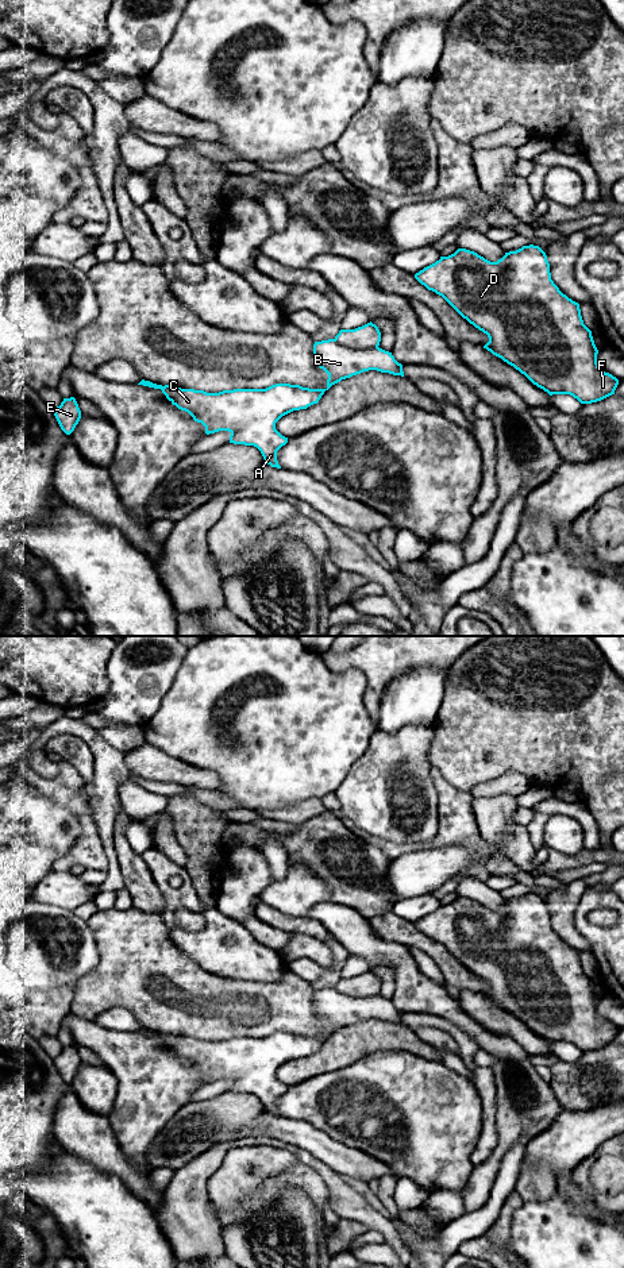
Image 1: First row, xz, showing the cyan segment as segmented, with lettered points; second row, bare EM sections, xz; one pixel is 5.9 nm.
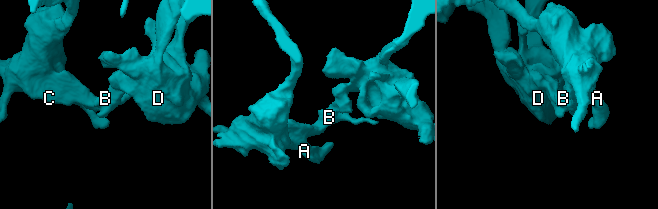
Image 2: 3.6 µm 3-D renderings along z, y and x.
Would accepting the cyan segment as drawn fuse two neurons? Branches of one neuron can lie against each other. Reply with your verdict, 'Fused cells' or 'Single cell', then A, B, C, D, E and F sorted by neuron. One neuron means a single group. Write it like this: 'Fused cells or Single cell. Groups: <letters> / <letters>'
Fused cells. Groups: A B C E / D F

